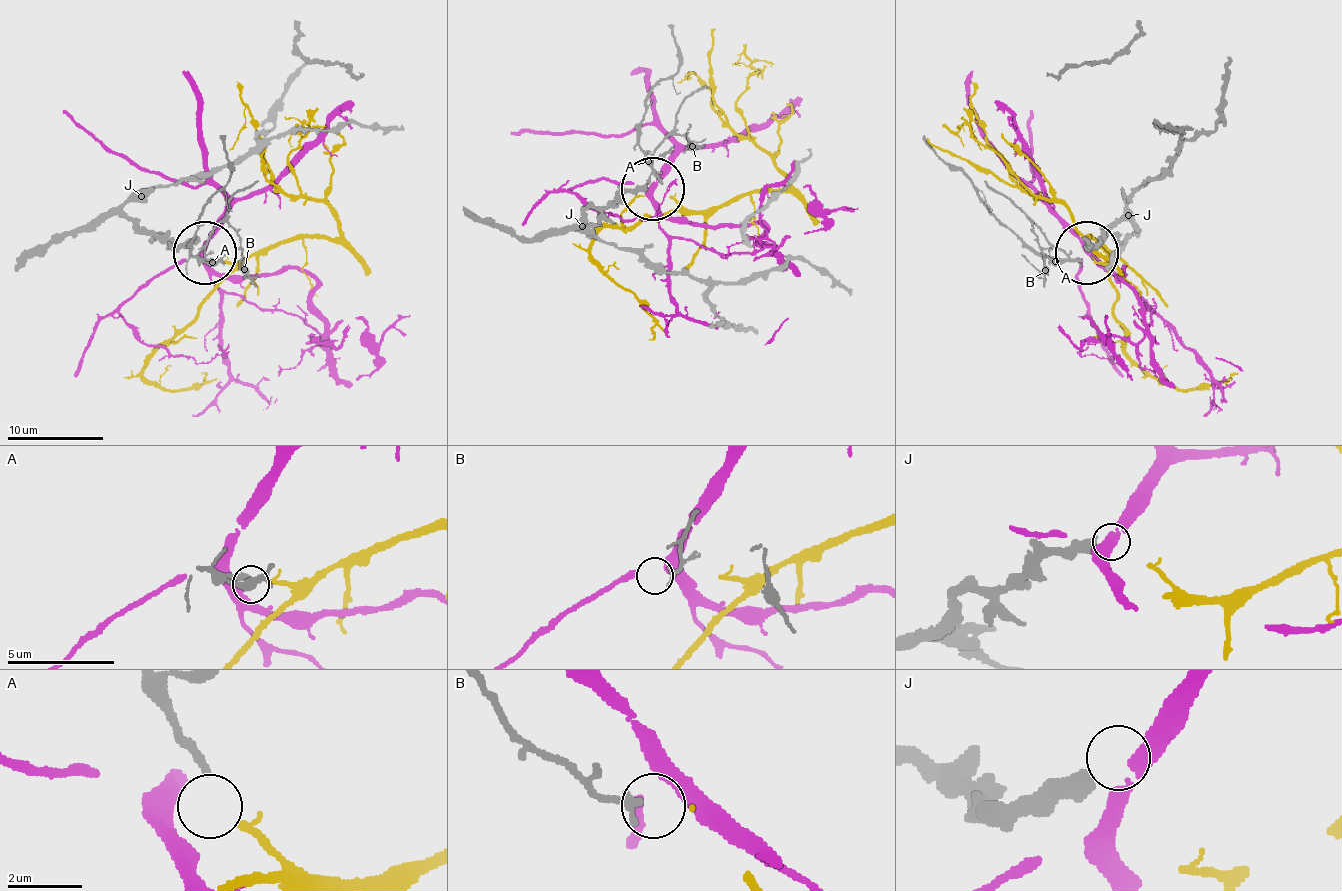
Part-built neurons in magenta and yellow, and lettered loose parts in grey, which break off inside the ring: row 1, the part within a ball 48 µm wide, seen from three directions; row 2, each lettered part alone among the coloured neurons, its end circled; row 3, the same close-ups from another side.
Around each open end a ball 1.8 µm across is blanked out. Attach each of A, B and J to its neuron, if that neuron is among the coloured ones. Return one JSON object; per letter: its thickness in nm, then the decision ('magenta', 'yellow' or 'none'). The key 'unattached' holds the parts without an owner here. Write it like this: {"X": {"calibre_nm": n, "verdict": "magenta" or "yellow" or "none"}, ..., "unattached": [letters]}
{"A": {"calibre_nm": 220, "verdict": "yellow"}, "B": {"calibre_nm": 200, "verdict": "magenta"}, "J": {"calibre_nm": 500, "verdict": "none"}, "unattached": ["J"]}

